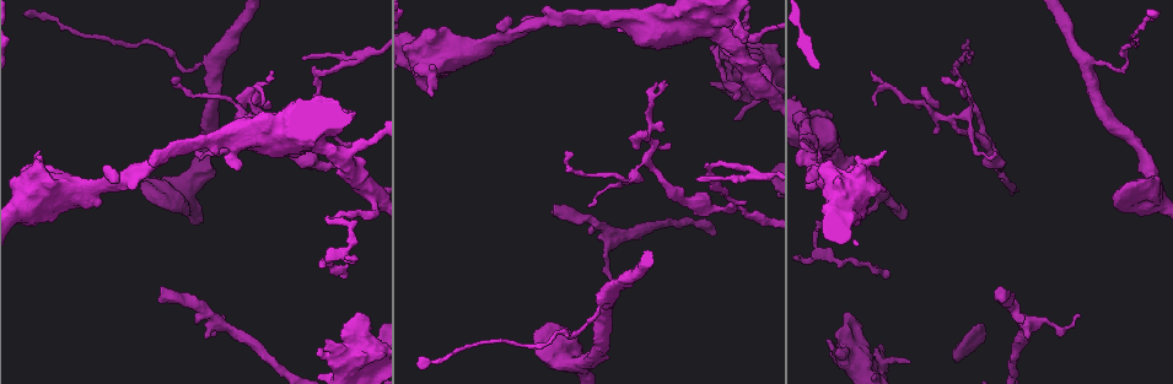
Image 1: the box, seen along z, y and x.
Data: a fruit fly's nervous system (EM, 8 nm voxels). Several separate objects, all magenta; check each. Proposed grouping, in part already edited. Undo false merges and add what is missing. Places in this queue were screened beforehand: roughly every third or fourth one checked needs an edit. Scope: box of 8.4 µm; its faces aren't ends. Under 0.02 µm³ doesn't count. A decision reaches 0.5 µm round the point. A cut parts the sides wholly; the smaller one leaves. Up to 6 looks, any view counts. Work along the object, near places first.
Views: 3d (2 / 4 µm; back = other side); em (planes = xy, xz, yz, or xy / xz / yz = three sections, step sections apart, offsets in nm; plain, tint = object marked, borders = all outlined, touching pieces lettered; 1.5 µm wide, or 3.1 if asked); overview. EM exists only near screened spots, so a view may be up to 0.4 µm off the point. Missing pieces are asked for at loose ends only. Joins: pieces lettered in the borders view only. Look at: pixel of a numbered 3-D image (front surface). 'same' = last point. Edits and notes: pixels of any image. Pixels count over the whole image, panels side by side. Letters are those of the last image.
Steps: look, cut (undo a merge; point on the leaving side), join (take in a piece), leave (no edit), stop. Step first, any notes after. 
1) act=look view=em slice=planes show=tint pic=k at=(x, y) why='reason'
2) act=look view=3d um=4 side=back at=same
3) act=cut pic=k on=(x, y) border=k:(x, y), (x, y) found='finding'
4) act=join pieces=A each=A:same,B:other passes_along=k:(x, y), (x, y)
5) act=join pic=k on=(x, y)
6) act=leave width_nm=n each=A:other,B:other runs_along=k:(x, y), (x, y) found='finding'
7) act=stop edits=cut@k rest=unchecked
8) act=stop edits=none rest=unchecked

act=look view=em slice=yz step=4 show=borders pic=1 at=(655, 84) why='thin end'

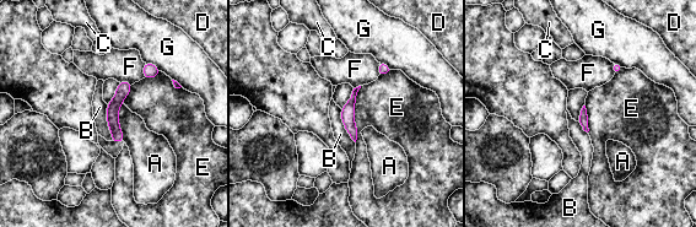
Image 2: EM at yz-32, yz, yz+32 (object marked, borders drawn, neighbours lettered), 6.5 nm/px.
act=look view=em slice=planes show=borders at=same

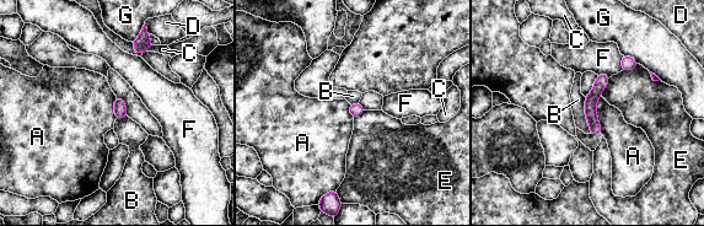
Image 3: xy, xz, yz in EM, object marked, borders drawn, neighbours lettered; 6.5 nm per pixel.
act=leave width_nm=80 each=A:other,B:other,C:other,D:other,E:other,F:other,G:other runs_along=3:(605, 77), (591, 98), (592, 132) found='none of them fits'

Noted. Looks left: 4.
act=look view=em slice=planes show=tint pic=1 at=(710, 165) why='abrupt turn'

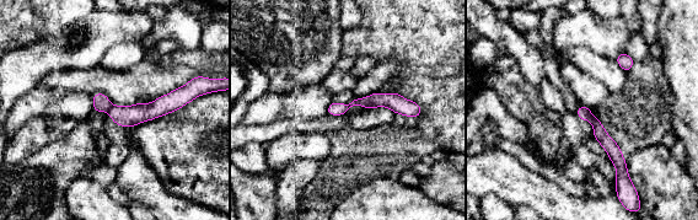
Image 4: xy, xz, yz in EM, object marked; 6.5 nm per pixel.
act=look view=em slice=planes show=borders at=same why='see the neighbours'

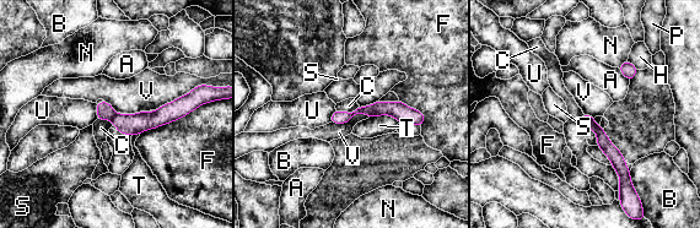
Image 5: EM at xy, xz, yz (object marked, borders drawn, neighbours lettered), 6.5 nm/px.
act=cut pic=5 on=(603, 142) longest_contact=F:440nm each=A:other,B:other,C:other,F:other,H:other,N:other,P:other,S:other,T:other,U:other,V:other part_leaving=5:(592, 124), (625, 177) found='a second neuron is stuck on'

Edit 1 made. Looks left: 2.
act=look view=em slice=planes show=borders pic=1 at=(908, 363) why='free end'

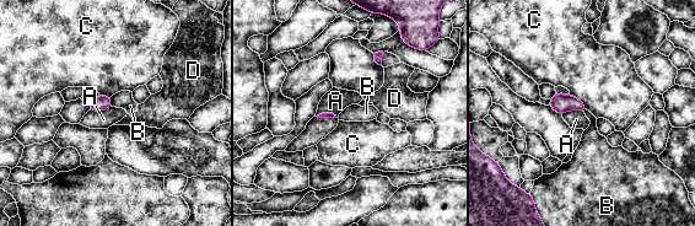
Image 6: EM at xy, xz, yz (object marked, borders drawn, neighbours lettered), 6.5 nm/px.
act=leave each=A:other,B:other,C:other,D:other border=6:(583, 112), (566, 111), (561, 114) found='no lettered piece goes on from it'

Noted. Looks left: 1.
act=stop edits=cut@5 rest=unchecked

